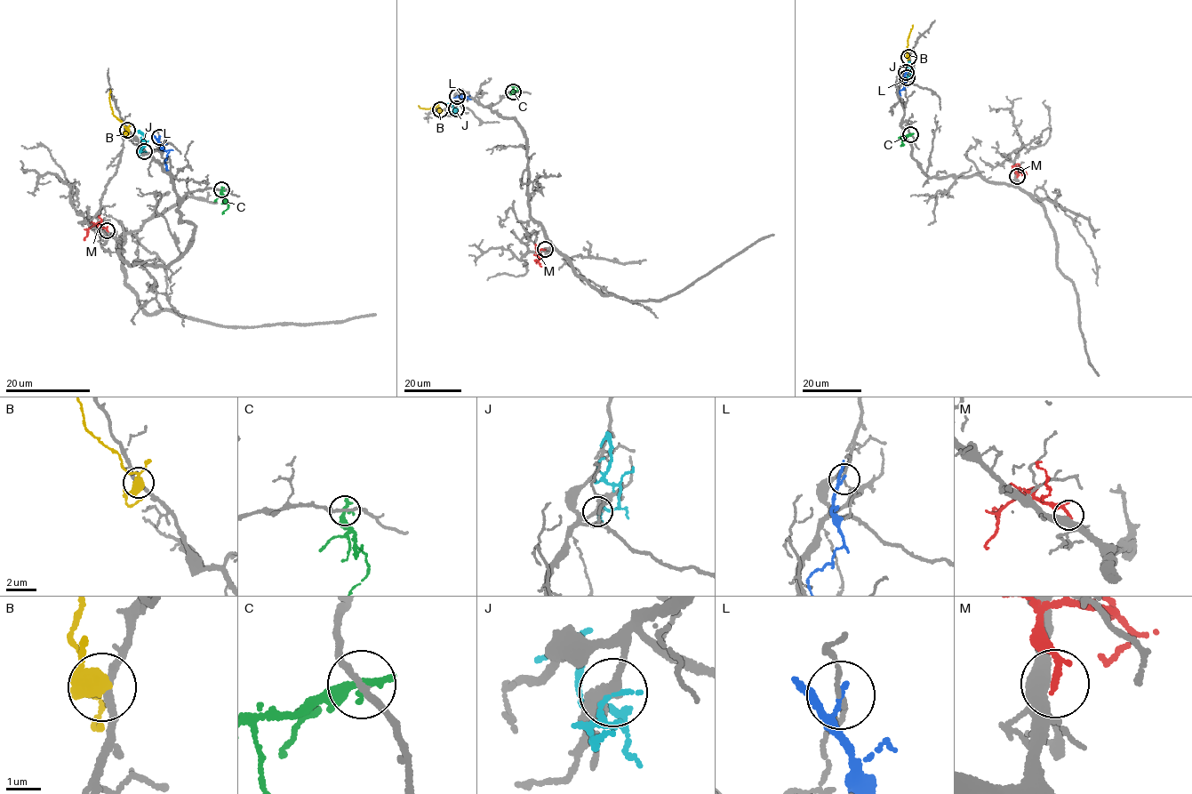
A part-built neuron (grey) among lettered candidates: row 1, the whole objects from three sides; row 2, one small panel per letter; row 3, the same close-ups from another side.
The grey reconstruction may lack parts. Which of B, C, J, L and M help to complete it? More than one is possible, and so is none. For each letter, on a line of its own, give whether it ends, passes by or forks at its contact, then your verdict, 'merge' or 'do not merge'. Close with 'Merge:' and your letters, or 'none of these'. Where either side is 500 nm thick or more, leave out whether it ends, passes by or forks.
B: it passes by | do not merge
C: it ends | do not merge
J: it ends | do not merge
L: it passes by | do not merge
M: it ends | do not merge
Merge: none of these

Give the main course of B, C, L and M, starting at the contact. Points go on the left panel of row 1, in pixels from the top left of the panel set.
B: (128, 130), (113, 114), (110, 90)
C: (221, 189), (228, 208), (222, 213)
L: (158, 137), (160, 148), (169, 151), (168, 170)
M: (108, 230), (95, 223), (88, 229), (85, 240)

